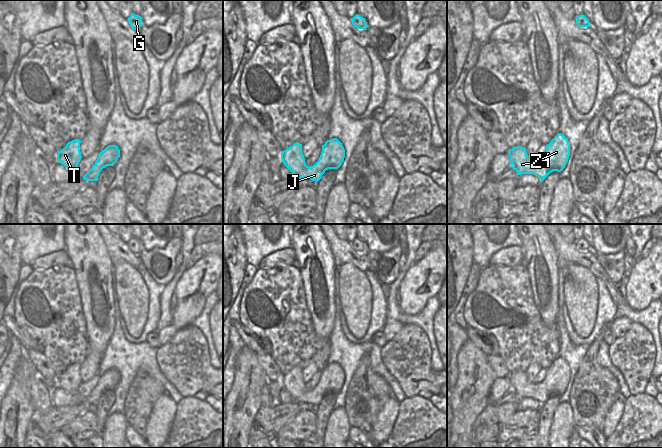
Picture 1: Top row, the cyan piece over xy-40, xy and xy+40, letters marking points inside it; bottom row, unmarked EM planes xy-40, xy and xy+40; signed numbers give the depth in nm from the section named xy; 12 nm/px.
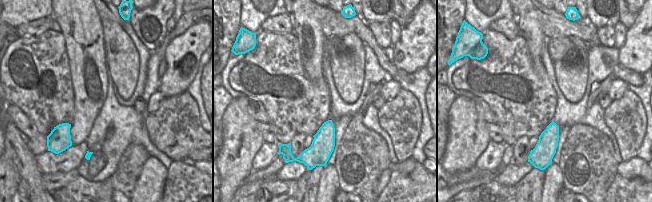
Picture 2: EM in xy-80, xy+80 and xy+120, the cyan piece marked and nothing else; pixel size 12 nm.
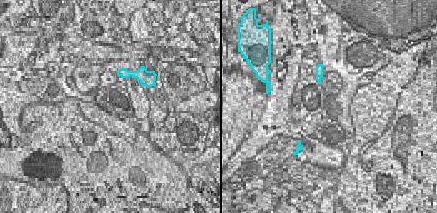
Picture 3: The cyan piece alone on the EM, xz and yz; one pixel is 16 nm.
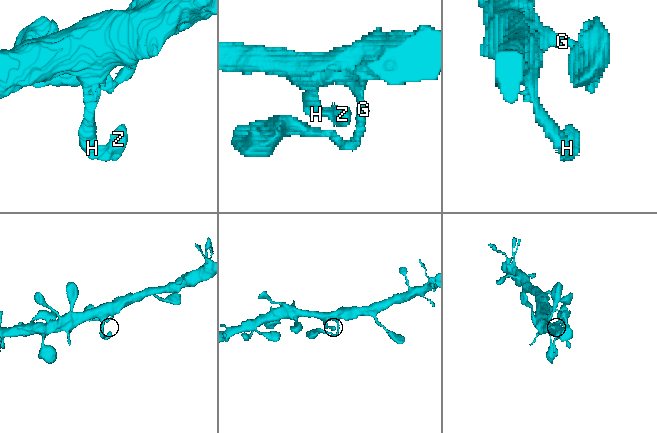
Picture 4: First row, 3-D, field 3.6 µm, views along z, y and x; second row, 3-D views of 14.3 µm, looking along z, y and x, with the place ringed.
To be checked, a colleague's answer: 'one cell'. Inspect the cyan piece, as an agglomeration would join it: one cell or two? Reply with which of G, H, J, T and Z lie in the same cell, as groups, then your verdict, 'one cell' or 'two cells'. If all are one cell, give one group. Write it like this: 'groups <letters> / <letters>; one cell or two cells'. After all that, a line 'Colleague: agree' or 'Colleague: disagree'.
groups G H J T Z; one cell
Colleague: agree

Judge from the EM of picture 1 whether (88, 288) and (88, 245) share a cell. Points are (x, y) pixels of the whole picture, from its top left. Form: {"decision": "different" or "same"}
{"decision": "same"}

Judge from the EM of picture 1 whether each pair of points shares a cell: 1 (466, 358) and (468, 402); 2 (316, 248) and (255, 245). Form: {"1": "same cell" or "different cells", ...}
{"1": "same cell", "2": "different cells"}

